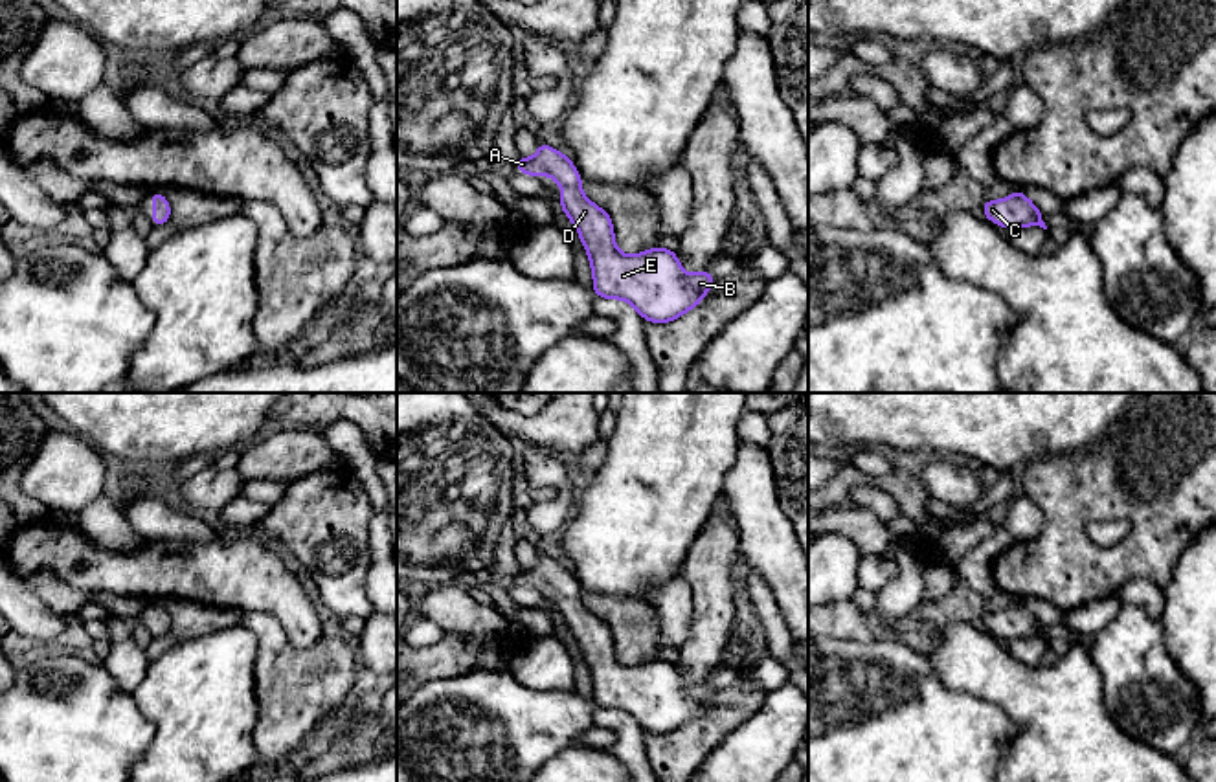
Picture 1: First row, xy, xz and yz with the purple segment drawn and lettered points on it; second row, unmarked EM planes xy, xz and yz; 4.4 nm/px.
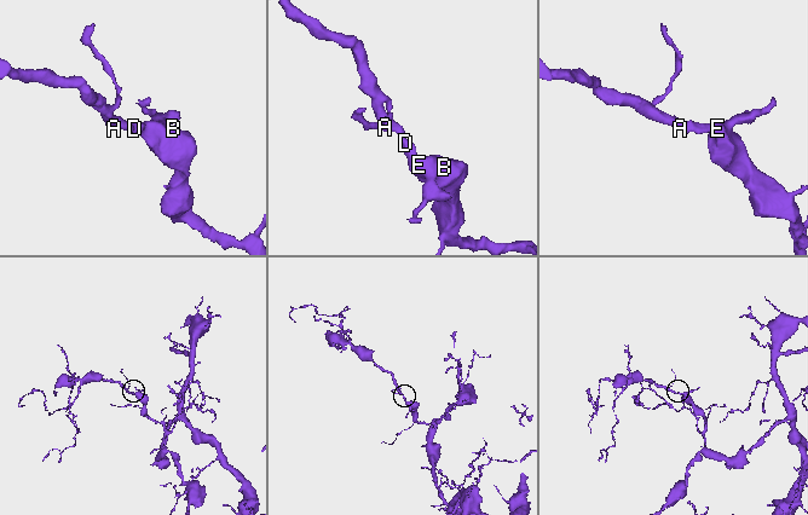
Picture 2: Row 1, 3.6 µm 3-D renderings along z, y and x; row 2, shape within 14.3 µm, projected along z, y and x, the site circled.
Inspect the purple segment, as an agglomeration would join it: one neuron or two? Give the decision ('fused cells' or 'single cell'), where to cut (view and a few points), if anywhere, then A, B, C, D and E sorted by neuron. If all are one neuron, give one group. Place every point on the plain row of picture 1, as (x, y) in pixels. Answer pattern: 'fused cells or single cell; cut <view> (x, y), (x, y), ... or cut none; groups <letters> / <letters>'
single cell; cut none; groups A B C D E

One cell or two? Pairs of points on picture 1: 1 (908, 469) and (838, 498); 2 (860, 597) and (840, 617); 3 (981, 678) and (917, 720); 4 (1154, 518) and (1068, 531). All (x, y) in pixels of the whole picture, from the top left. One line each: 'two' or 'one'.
1: one
2: two
3: two
4: one

